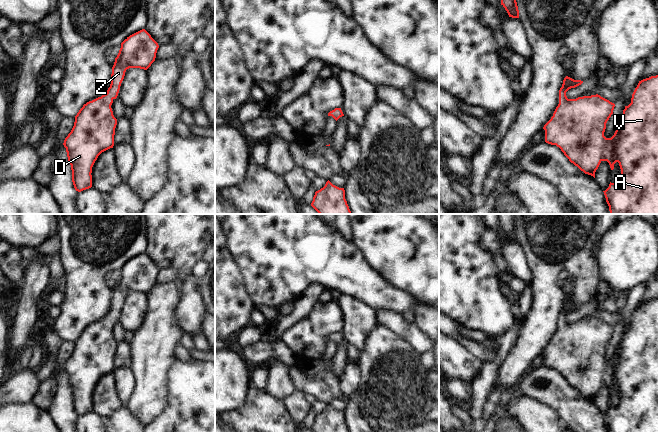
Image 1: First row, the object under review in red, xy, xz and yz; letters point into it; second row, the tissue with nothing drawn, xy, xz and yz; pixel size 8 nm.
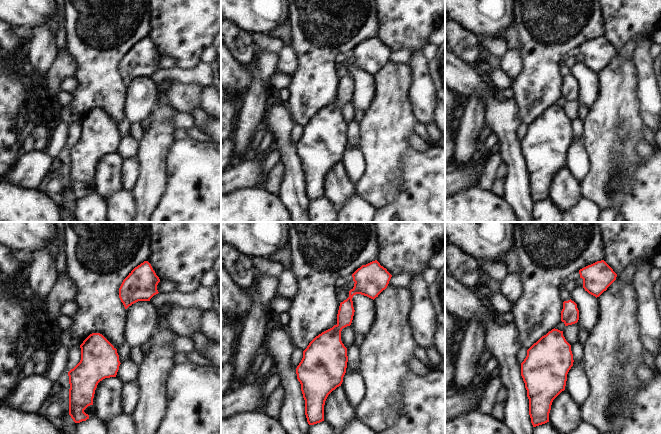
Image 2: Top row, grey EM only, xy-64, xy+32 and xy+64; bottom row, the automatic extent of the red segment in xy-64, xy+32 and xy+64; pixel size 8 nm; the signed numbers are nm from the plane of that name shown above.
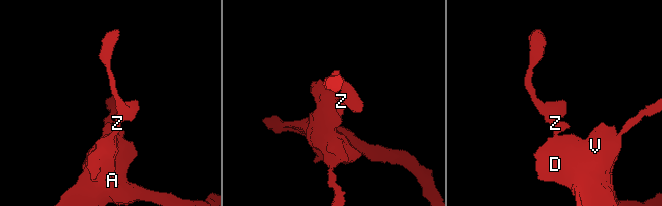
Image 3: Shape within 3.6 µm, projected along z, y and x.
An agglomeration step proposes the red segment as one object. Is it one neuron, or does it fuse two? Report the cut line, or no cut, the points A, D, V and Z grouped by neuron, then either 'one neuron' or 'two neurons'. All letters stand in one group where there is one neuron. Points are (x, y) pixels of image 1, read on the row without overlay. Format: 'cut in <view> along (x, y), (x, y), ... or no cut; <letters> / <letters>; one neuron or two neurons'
no cut; A D V Z; one neuron

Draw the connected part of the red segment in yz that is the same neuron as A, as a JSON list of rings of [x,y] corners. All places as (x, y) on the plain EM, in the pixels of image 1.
[[[658,299],[651,300],[649,302],[639,305],[637,311],[635,312],[632,318],[631,327],[628,330],[625,330],[625,333],[623,334],[623,340],[620,343],[619,348],[616,351],[616,355],[611,362],[606,362],[604,360],[604,356],[606,353],[606,347],[611,341],[611,339],[613,338],[613,334],[615,331],[614,327],[601,321],[598,318],[591,319],[591,320],[578,321],[576,323],[567,322],[566,316],[571,312],[575,312],[581,309],[582,307],[583,305],[574,304],[568,300],[564,302],[562,311],[559,314],[559,328],[556,331],[551,343],[543,351],[543,353],[545,354],[545,366],[559,371],[571,387],[577,390],[585,398],[591,399],[594,402],[595,402],[595,396],[602,385],[607,385],[610,389],[611,394],[614,393],[614,388],[616,386],[619,387],[619,390],[621,393],[620,405],[618,407],[610,406],[609,411],[605,415],[603,415],[609,432],[658,432]]]

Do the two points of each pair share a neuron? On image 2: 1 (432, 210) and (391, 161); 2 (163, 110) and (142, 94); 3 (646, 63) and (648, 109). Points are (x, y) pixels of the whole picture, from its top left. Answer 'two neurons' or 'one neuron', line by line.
1: two neurons
2: two neurons
3: one neuron

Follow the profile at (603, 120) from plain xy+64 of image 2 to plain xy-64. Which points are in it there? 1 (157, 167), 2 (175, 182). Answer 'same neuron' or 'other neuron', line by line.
1: same neuron
2: other neuron

